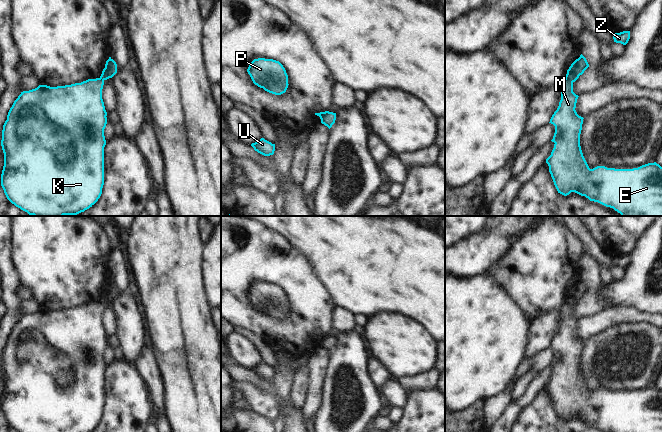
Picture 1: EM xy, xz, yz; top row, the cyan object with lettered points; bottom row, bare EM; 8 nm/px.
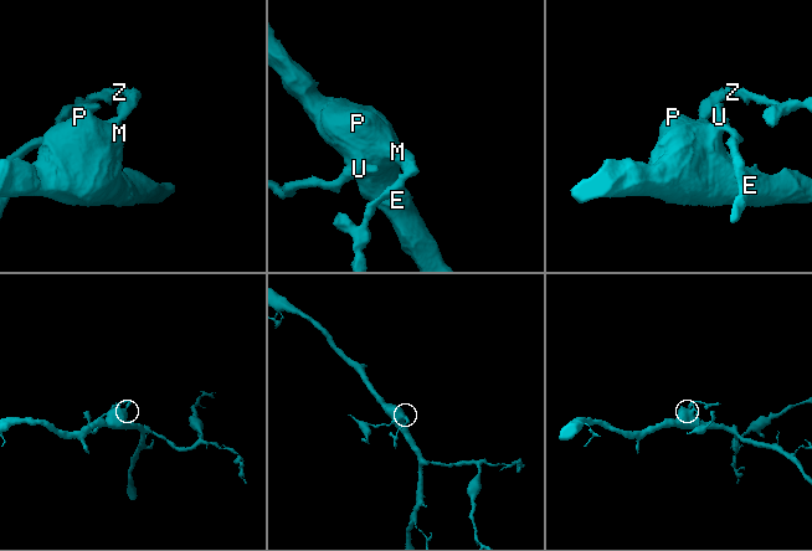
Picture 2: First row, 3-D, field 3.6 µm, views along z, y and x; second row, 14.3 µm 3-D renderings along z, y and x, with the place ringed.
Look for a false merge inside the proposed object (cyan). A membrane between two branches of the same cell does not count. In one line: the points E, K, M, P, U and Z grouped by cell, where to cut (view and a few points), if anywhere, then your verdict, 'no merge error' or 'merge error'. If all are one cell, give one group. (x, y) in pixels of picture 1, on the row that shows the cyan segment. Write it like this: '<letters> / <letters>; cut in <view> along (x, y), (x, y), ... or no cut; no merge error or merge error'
E K M P U / Z; cut in yz along (565, 78), (572, 82); merge error

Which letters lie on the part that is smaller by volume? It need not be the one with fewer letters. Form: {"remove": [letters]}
{"remove": ["Z"]}

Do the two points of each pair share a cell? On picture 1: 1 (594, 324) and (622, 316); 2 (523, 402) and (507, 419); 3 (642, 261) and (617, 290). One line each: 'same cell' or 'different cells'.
1: same cell
2: same cell
3: same cell

